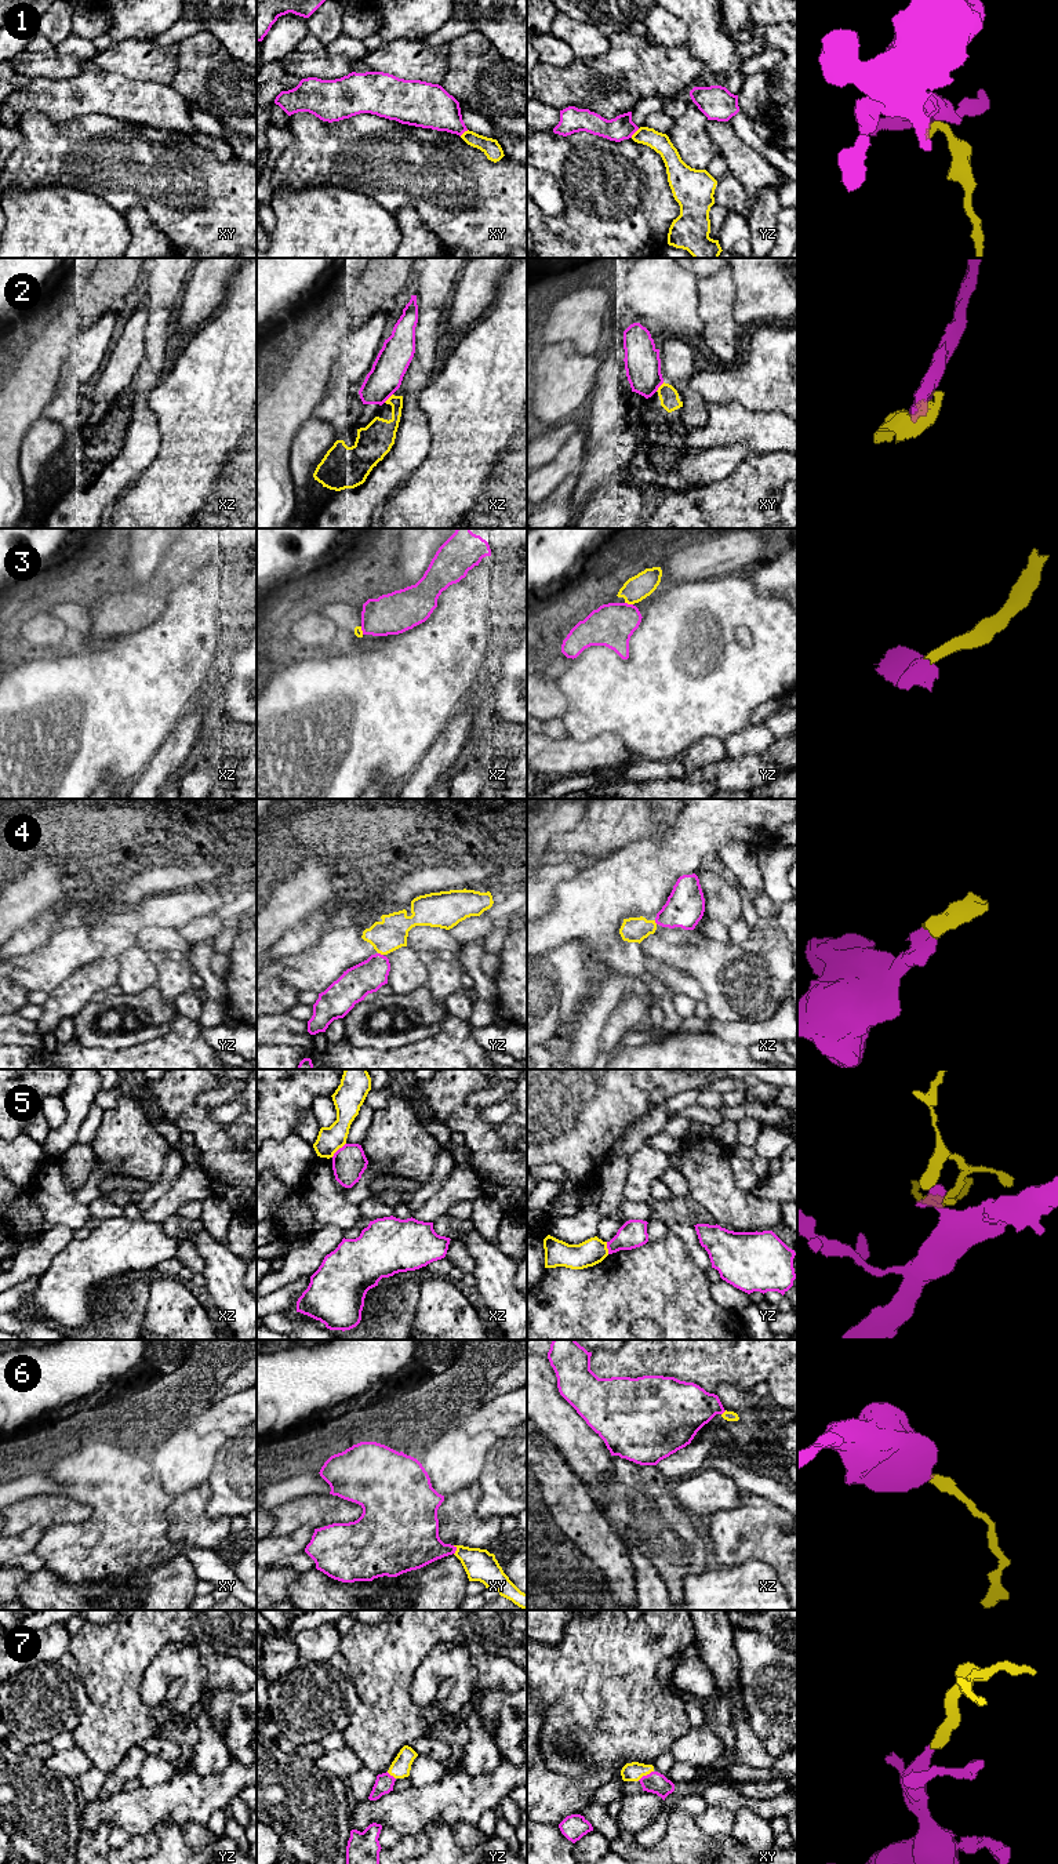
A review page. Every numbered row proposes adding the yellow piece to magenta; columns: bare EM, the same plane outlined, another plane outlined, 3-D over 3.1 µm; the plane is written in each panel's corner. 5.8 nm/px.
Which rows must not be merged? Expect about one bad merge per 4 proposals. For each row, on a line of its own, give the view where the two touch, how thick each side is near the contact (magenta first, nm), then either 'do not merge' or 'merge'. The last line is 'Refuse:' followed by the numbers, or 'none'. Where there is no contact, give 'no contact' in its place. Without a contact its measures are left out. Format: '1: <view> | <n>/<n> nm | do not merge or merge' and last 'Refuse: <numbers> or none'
1: yz | 140/110 nm | do not merge
2: xy | 200/110 nm | do not merge
3: yz | 260/150 nm | do not merge
4: yz | 190/190 nm | merge
5: xz | 200/150 nm | do not merge
6: xy | 300/180 nm | merge
7: xy | 120/110 nm | merge
Refuse: 1, 2, 3, 5

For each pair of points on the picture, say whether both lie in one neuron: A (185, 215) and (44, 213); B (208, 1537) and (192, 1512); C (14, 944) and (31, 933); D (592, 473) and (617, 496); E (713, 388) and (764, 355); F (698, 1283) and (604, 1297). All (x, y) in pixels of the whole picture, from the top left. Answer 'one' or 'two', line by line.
A: two
B: one
C: one
D: two
E: one
F: one

